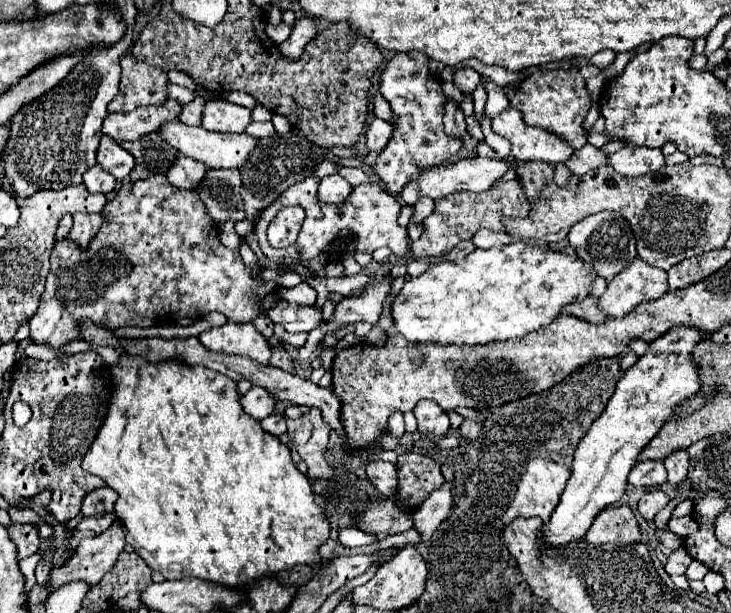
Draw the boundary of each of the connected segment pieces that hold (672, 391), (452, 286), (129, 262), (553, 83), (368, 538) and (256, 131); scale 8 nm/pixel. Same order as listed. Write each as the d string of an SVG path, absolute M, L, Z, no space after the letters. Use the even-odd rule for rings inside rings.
M676 326L676 330L668 330L664 338L650 342L648 354L638 358L638 362L620 376L614 396L608 400L604 412L594 420L574 452L572 476L566 482L560 504L552 512L550 520L540 528L538 536L546 548L582 540L594 518L622 498L628 484L628 474L640 450L650 442L652 436L658 434L668 418L674 416L676 408L696 394L692 348L700 340L704 340L704 336L696 334L696 330Z
M524 242L474 250L464 260L438 262L426 274L404 282L392 318L410 342L486 344L526 336L548 326L564 306L592 294L596 270L578 256Z
M154 174L138 182L124 180L116 198L106 204L104 216L106 222L88 248L80 250L68 240L56 242L50 256L52 268L46 278L46 292L40 298L38 312L30 320L30 338L36 344L60 348L68 340L78 340L82 318L92 318L92 322L108 326L110 330L120 326L150 328L162 322L172 324L180 318L198 320L214 310L222 312L230 322L252 322L260 316L260 308L254 300L264 298L264 294L276 288L274 282L256 280L252 270L244 266L238 250L222 246L218 226L206 214L200 196L172 186L164 174Z
M538 70L522 82L518 82L516 86L504 86L504 94L510 106L520 110L524 122L528 122L530 126L538 126L554 134L560 134L576 150L580 150L580 146L586 144L588 132L582 130L582 122L590 110L590 94L578 70Z
M346 526L338 528L338 540L340 540L340 544L344 548L358 548L358 546L376 542L376 538L372 534L366 534L366 532L358 530L358 528L346 528Z
M271 121L268 122L252 122L244 131L248 135L256 136L257 138L272 137L275 134Z

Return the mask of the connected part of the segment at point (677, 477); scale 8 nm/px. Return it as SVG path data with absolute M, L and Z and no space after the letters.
M680 450L676 454L670 454L666 460L664 460L664 466L668 470L668 484L672 486L680 486L684 480L686 480L686 472L688 472L688 452L686 450Z

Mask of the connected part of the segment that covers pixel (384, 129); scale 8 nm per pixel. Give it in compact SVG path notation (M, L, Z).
M374 118L366 130L366 150L378 152L386 146L388 138L392 136L392 124L380 118Z

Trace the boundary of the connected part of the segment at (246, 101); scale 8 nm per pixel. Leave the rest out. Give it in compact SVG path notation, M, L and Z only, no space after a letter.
M228 92L226 96L224 96L224 100L228 100L228 102L232 102L232 104L240 104L240 106L246 106L246 108L254 108L258 102L252 98L252 96L248 96L246 92Z

